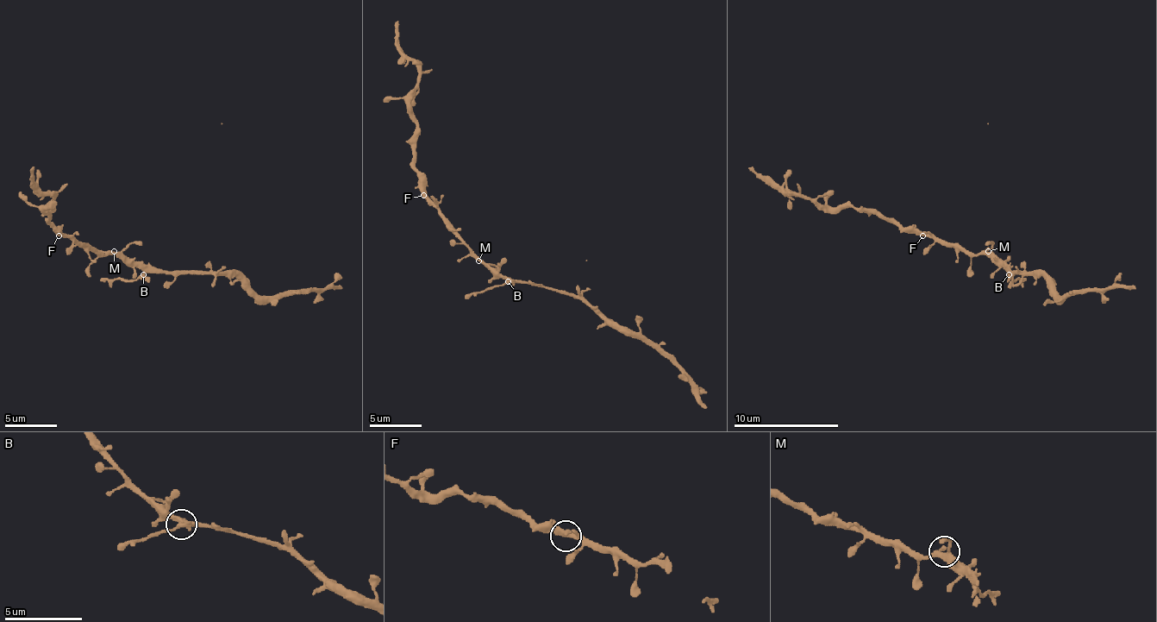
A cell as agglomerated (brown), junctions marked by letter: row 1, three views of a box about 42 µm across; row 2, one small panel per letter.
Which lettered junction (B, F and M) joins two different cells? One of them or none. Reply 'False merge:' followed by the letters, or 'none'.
False merge: B

